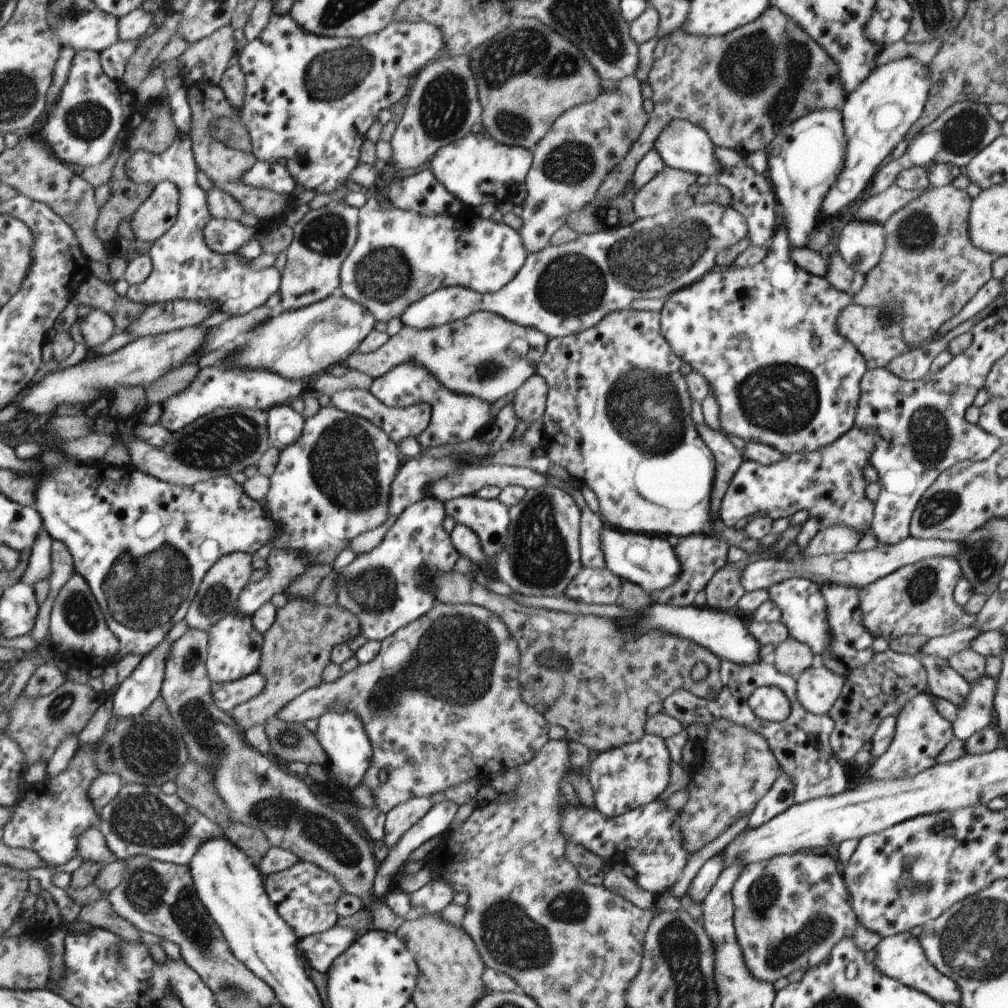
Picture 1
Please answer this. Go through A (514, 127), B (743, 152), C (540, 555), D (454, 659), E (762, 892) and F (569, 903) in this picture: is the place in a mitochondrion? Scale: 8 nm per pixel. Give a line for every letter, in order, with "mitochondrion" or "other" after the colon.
A: mitochondrion
B: other
C: mitochondrion
D: mitochondrion
E: mitochondrion
F: mitochondrion

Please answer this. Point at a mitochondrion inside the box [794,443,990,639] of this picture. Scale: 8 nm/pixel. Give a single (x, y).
(936, 510)

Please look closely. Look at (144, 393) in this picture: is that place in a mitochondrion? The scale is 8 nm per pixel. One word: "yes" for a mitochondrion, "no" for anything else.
no

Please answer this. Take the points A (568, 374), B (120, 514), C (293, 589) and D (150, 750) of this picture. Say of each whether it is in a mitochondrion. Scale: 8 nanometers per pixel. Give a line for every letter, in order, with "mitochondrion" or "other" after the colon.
A: other
B: other
C: other
D: mitochondrion

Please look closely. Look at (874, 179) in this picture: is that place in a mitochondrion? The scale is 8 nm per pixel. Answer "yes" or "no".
no

